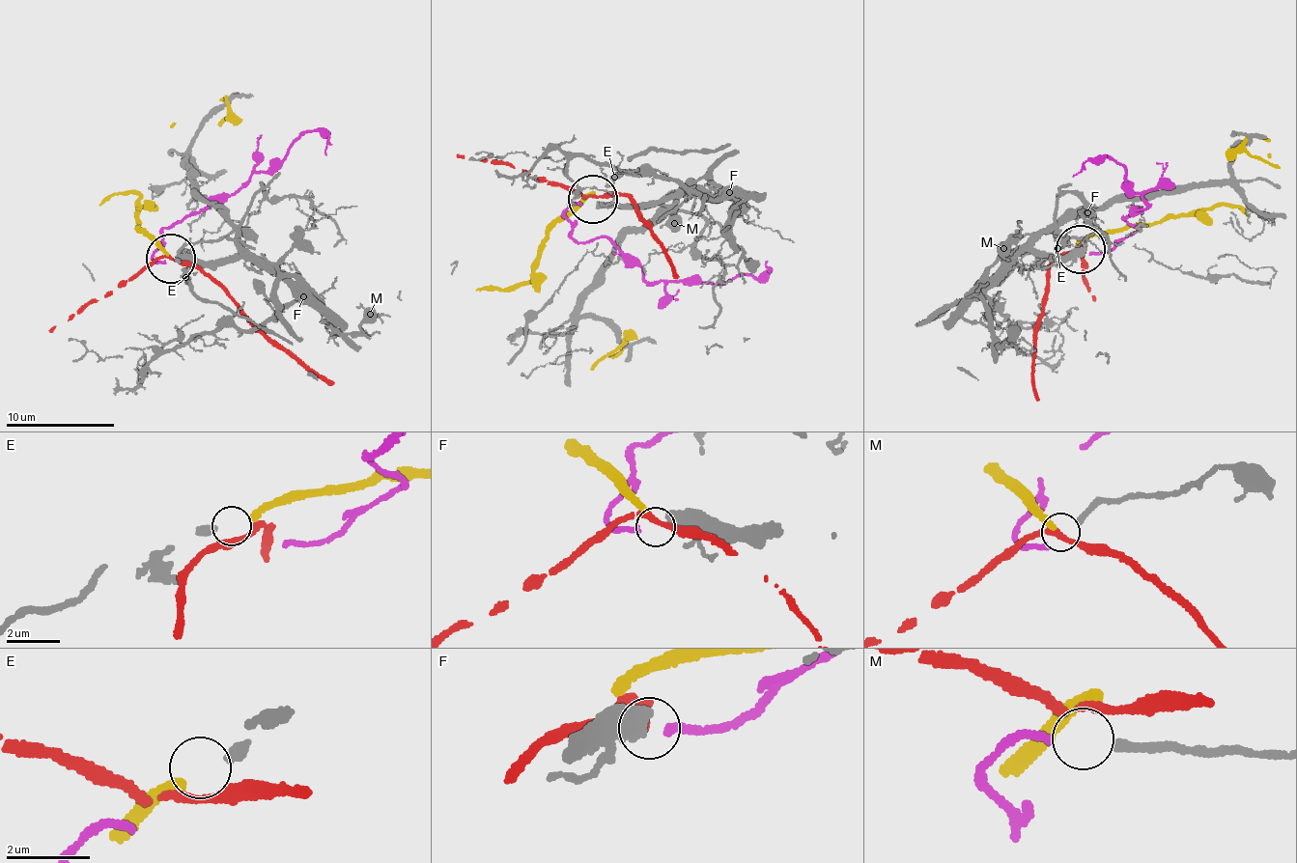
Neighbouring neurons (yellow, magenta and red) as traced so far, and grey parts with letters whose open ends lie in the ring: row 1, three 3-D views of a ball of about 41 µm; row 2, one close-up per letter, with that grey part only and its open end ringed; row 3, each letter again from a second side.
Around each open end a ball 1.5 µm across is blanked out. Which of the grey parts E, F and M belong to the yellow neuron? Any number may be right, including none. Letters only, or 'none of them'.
none of them

